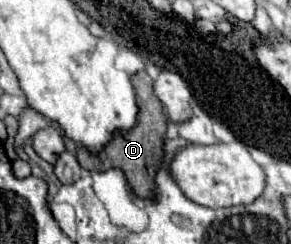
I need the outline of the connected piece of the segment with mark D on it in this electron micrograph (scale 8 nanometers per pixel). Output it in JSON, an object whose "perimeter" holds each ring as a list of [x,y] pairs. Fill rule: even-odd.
{"perimeter":[[[145,70],[133,74],[131,82],[133,82],[135,96],[137,96],[137,106],[139,106],[137,124],[131,130],[115,132],[113,138],[109,140],[109,144],[103,150],[99,150],[97,154],[89,152],[85,146],[79,146],[77,148],[77,160],[87,170],[107,170],[107,168],[119,166],[125,172],[127,182],[133,188],[133,192],[137,192],[139,196],[149,196],[151,186],[153,186],[153,176],[155,176],[155,162],[161,158],[161,146],[163,146],[163,140],[165,140],[167,116],[163,114],[161,102],[157,100],[157,96],[153,92],[153,80]],[[157,124],[159,124],[159,134],[157,134]]]}

